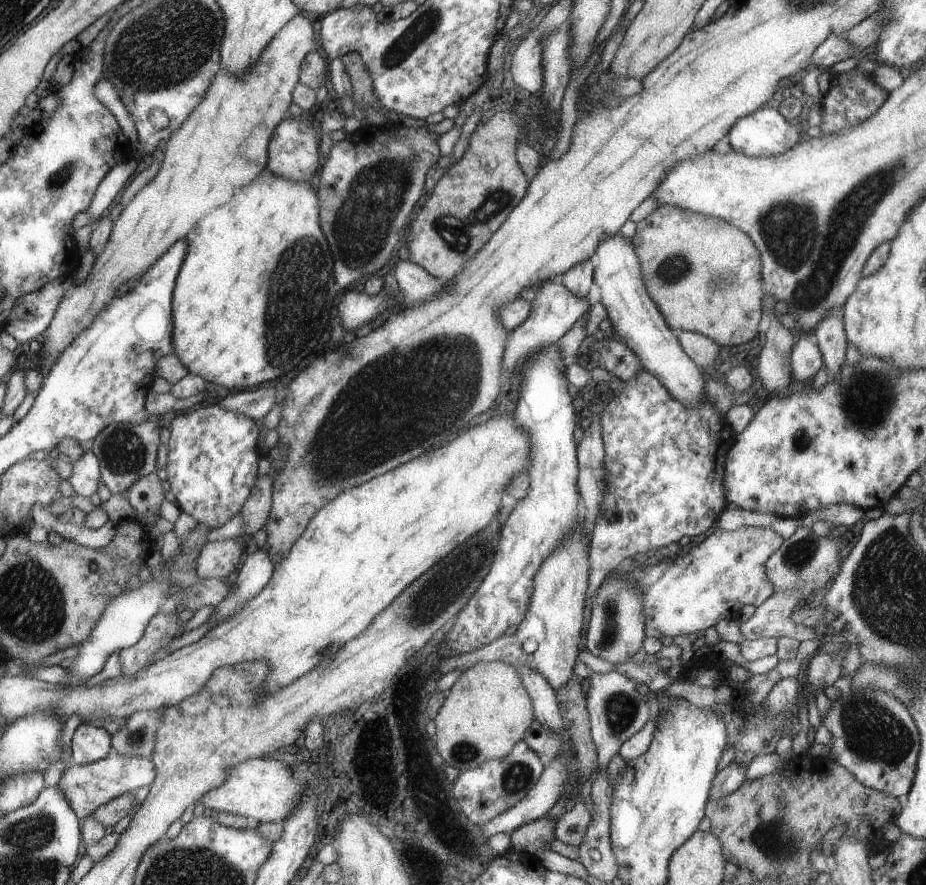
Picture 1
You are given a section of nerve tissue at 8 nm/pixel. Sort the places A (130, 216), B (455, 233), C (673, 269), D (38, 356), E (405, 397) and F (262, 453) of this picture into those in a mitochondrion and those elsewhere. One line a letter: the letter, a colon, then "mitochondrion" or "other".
A: other
B: mitochondrion
C: mitochondrion
D: other
E: mitochondrion
F: other

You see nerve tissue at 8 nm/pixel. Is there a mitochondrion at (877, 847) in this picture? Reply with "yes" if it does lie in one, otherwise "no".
no

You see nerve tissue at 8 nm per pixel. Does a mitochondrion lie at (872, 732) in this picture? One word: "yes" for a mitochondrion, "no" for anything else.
yes

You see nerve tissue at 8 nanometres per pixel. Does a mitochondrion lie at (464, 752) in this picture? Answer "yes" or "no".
yes

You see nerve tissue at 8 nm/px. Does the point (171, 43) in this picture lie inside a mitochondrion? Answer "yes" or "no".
yes

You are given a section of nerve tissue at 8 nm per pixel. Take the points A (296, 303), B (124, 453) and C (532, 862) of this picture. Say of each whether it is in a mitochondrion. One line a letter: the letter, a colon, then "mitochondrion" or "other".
A: mitochondrion
B: mitochondrion
C: other

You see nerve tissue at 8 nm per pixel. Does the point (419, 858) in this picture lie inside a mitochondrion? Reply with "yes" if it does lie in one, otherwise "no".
no

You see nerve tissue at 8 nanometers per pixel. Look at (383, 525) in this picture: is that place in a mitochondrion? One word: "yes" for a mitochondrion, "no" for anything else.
no

